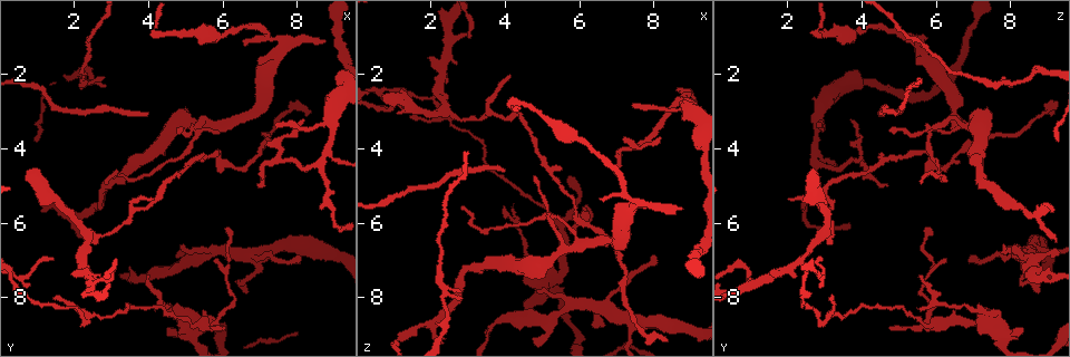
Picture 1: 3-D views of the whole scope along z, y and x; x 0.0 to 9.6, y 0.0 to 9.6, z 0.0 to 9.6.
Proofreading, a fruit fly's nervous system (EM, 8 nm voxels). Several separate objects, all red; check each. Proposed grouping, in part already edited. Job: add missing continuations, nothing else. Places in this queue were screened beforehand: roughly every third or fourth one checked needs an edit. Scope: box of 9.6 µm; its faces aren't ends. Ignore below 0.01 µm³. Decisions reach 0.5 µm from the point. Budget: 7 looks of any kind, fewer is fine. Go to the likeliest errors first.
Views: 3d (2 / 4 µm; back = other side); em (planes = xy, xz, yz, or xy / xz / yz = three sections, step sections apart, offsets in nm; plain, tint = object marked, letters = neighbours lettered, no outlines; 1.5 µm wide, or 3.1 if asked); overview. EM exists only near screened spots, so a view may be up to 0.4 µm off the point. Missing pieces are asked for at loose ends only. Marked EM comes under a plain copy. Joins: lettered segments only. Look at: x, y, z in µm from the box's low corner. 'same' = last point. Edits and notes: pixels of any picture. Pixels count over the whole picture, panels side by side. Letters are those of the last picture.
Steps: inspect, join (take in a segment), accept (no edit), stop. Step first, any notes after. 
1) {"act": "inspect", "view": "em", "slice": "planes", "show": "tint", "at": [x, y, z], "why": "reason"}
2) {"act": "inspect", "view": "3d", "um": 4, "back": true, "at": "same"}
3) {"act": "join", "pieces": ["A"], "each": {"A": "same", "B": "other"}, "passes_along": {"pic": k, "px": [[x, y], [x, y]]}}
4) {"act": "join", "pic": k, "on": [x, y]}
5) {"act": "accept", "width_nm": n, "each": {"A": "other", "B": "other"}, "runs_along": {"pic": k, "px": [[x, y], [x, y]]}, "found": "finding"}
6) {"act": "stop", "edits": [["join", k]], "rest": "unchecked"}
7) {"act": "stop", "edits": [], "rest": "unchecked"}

{"act": "inspect", "view": "em", "slice": "xz", "step": 8, "show": "tint", "at": [8.80, 1.15, 5.65]}

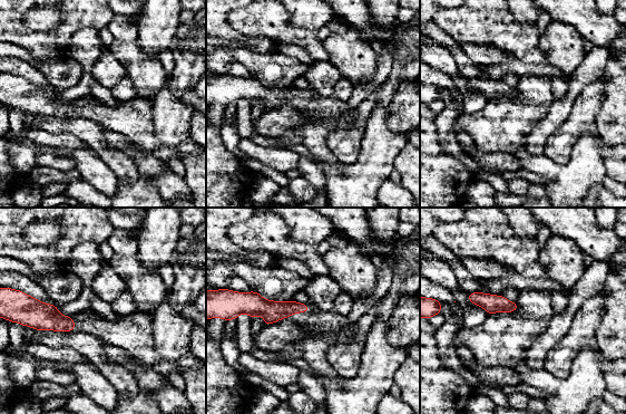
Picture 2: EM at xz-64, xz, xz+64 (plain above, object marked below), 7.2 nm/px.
{"act": "inspect", "view": "em", "slice": "xz", "step": 8, "show": "letters", "at": "same"}

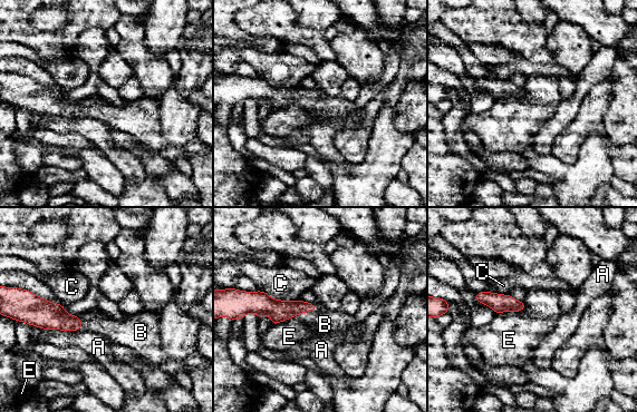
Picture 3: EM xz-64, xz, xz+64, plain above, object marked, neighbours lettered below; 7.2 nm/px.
{"act": "join", "pieces": ["B"], "each": {"A": "other", "B": "same", "C": "other", "E": "other"}, "passes_along": {"pic": 3, "px": [[279, 311], [306, 311], [325, 324]]}, "found": "it goes on there"}

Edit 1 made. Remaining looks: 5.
{"act": "inspect", "view": "3d", "um": 2, "at": [5.70, 8.85, 4.70], "why": "thin end"}

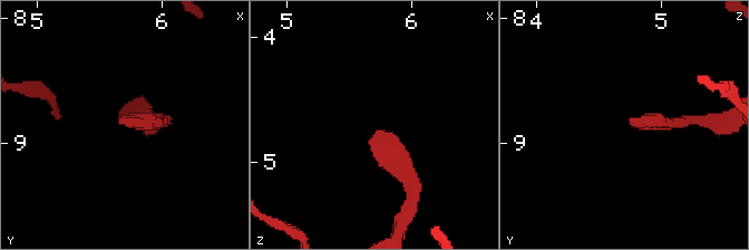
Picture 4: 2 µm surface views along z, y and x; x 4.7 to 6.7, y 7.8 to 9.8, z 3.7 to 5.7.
{"act": "inspect", "view": "em", "slice": "xy", "step": 4, "show": "tint", "at": [5.74, 8.82, 4.72], "why": "shape alone is not enough"}

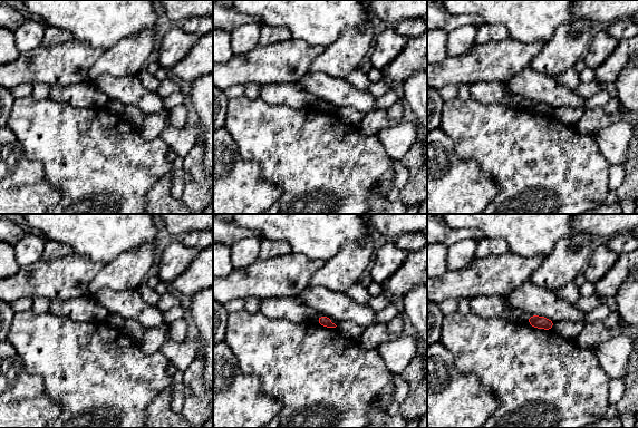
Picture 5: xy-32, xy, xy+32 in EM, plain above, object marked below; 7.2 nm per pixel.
{"act": "inspect", "view": "em", "slice": "planes", "show": "letters", "at": "same", "why": "cut it another way"}

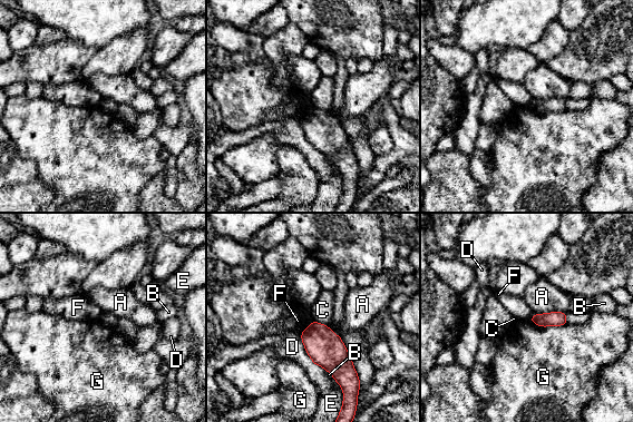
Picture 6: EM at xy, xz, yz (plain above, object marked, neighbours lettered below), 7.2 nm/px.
{"act": "accept", "each": {"A": "other", "B": "other", "C": "other", "D": "other", "E": "other", "F": "other", "G": "other"}, "border": {"pic": 6, "px": [[313, 320], [327, 325]]}, "found": "no lettered segment goes on from it"}

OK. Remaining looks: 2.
{"act": "inspect", "view": "em", "slice": "planes", "show": "tint", "at": [0.75, 4.60, 2.70], "why": "thick end"}

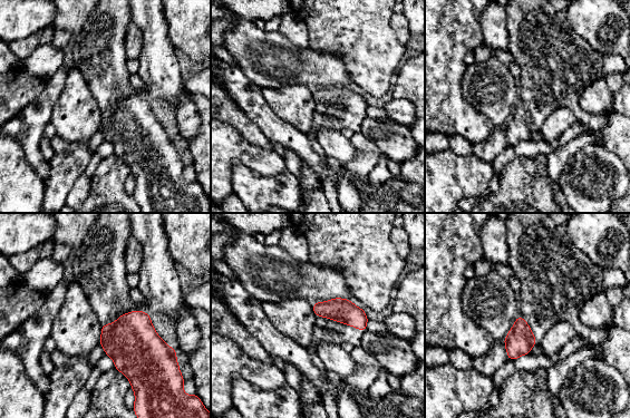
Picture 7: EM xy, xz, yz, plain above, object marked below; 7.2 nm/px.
{"act": "inspect", "view": "em", "slice": "planes", "show": "letters", "at": "same", "why": "see the neighbours"}

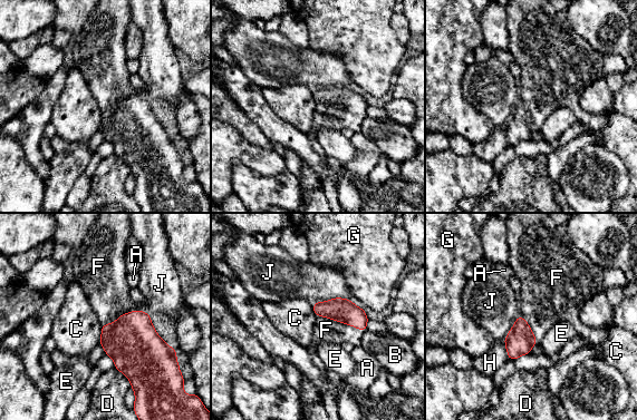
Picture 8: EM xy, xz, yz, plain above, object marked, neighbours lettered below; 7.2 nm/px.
{"act": "join", "pieces": ["F"], "each": {"A": "other", "B": "other", "C": "other", "D": "other", "E": "other", "F": "same", "G": "other", "H": "other", "J": "other"}, "passes_along": {"pic": 8, "px": [[343, 310], [339, 321], [326, 330]]}, "found": "the cell continues"}

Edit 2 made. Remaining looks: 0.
{"act": "stop", "edits": [["join", 3], ["join", 8]], "rest": "unchecked"}

